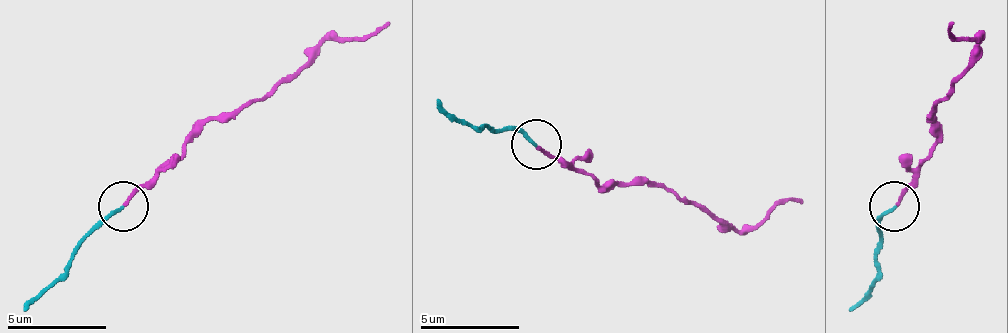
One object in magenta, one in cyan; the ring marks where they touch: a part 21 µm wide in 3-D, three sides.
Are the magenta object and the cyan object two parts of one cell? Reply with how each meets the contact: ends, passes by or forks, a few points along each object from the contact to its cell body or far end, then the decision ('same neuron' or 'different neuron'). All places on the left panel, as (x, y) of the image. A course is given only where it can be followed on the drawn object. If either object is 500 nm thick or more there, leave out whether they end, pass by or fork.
magenta ends; cyan ends; course magenta (122, 205), (206, 121), (251, 106), (325, 41), (360, 41), (390, 21); course cyan (122, 205), (22, 309); different neuron

